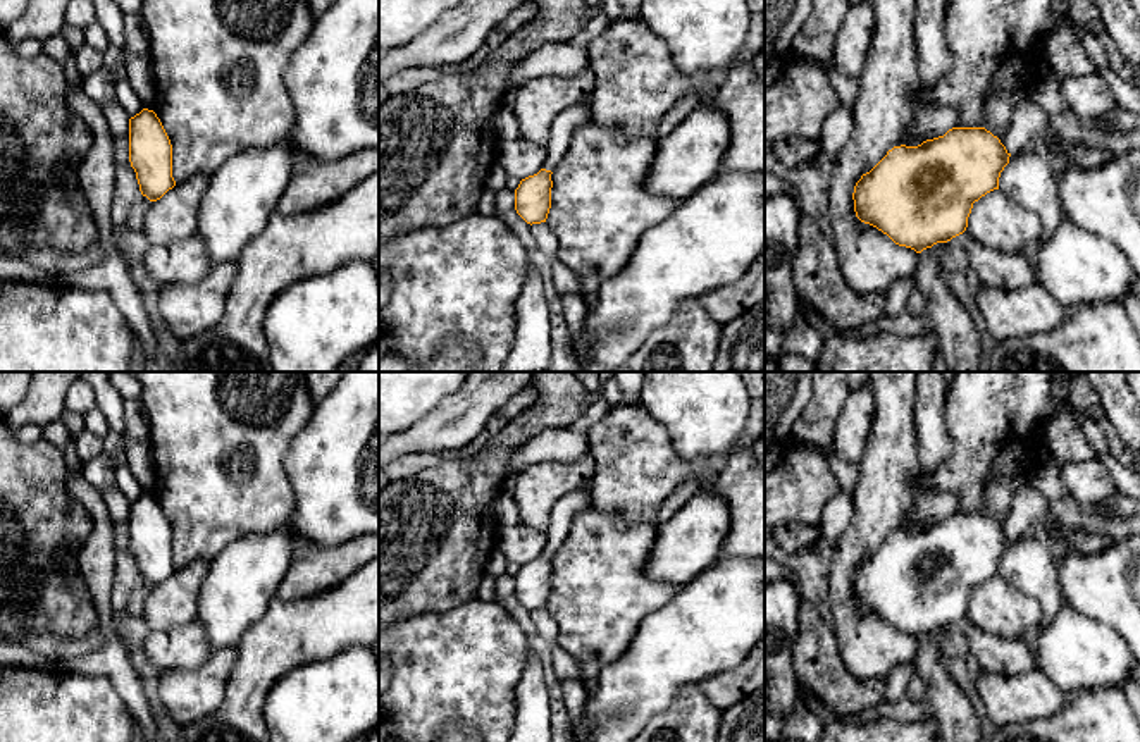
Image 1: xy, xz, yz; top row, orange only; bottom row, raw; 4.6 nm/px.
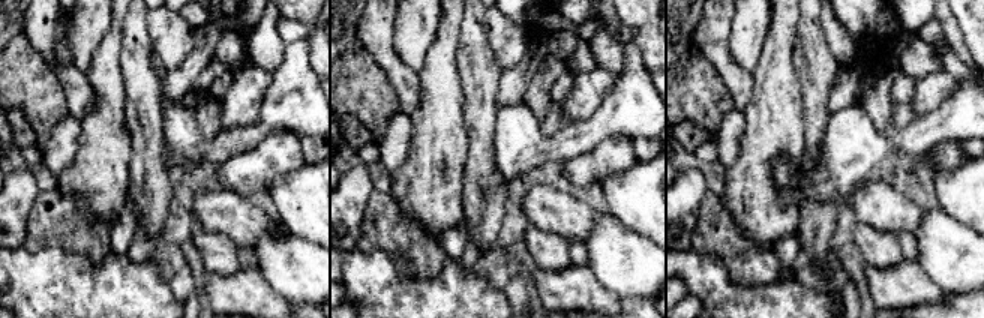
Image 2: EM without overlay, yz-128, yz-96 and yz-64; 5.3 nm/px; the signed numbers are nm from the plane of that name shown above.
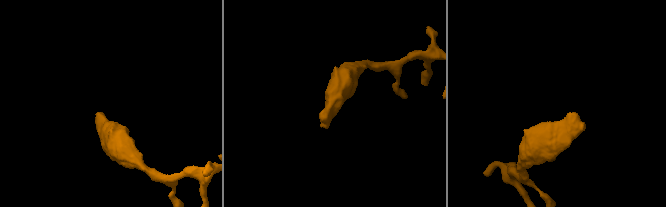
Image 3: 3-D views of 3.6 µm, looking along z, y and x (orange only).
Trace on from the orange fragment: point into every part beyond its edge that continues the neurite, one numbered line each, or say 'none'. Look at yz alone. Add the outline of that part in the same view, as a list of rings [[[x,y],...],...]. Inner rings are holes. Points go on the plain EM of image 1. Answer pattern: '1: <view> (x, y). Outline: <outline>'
none

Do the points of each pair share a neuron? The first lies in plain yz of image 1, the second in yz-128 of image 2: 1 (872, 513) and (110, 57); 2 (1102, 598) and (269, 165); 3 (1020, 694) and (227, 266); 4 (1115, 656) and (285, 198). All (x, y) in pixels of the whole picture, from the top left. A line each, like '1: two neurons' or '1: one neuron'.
1: one neuron
2: two neurons
3: two neurons
4: two neurons

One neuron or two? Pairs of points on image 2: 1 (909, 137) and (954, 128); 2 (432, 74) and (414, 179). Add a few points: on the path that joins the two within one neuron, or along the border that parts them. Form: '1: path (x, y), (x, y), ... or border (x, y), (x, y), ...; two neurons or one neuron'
1: path (920, 135), (932, 128), (944, 128); one neuron
2: path (434, 99), (434, 153); one neuron

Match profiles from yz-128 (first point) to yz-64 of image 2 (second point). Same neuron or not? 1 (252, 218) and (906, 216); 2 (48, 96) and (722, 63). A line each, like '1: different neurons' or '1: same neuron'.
1: same neuron
2: different neurons

